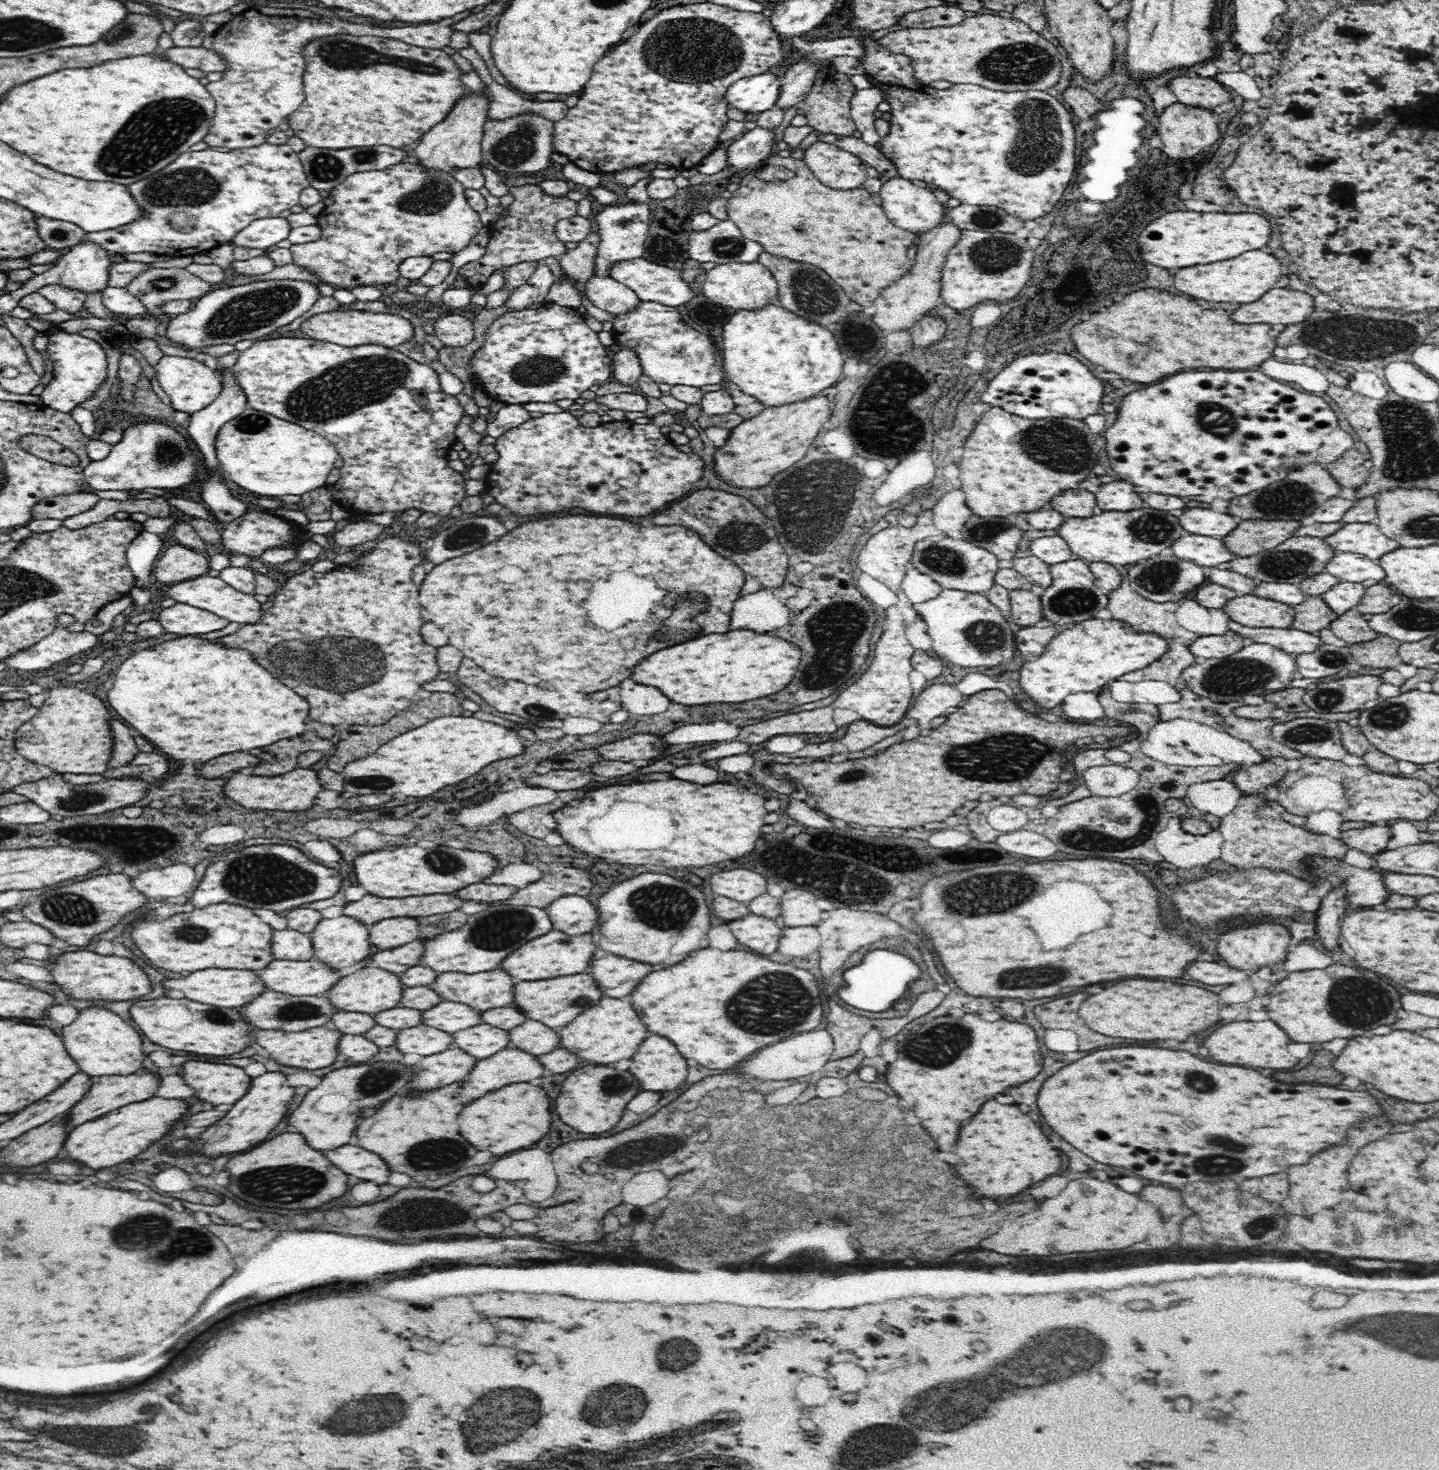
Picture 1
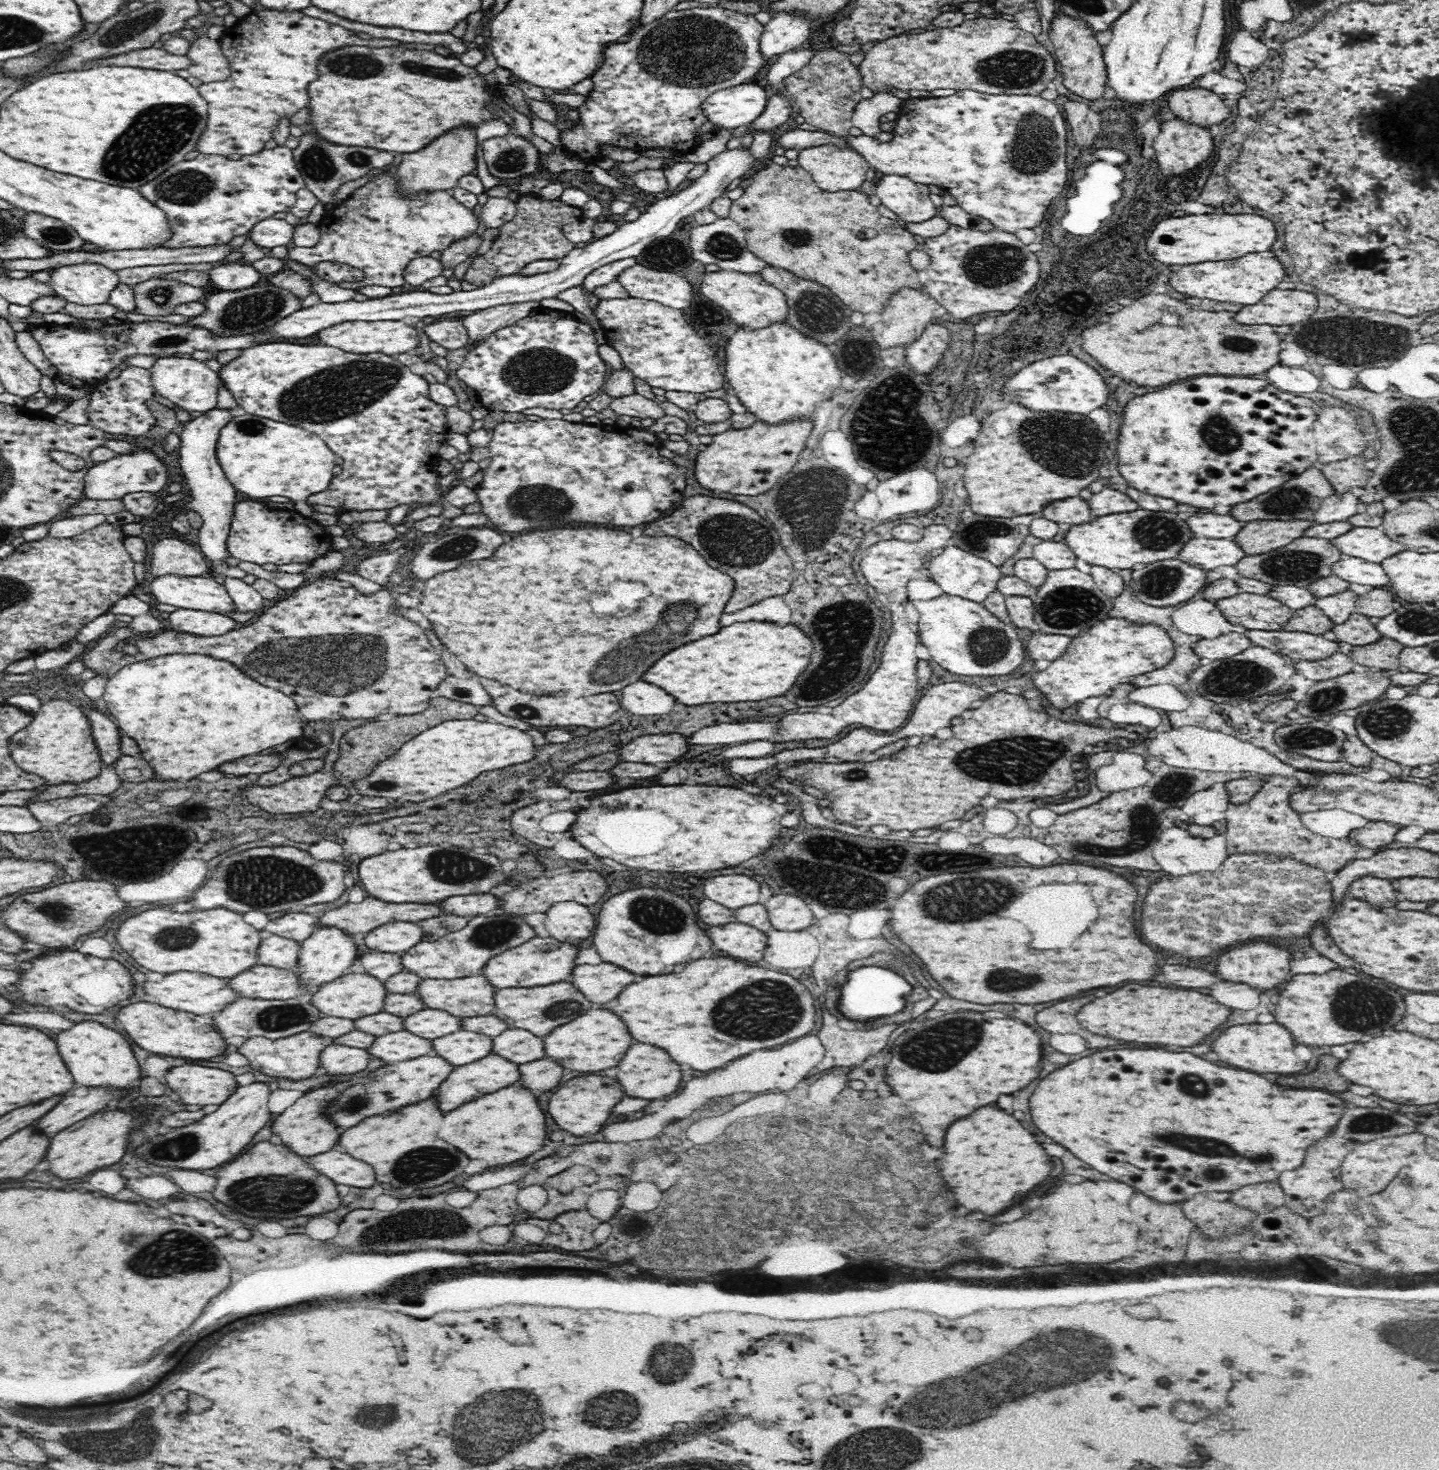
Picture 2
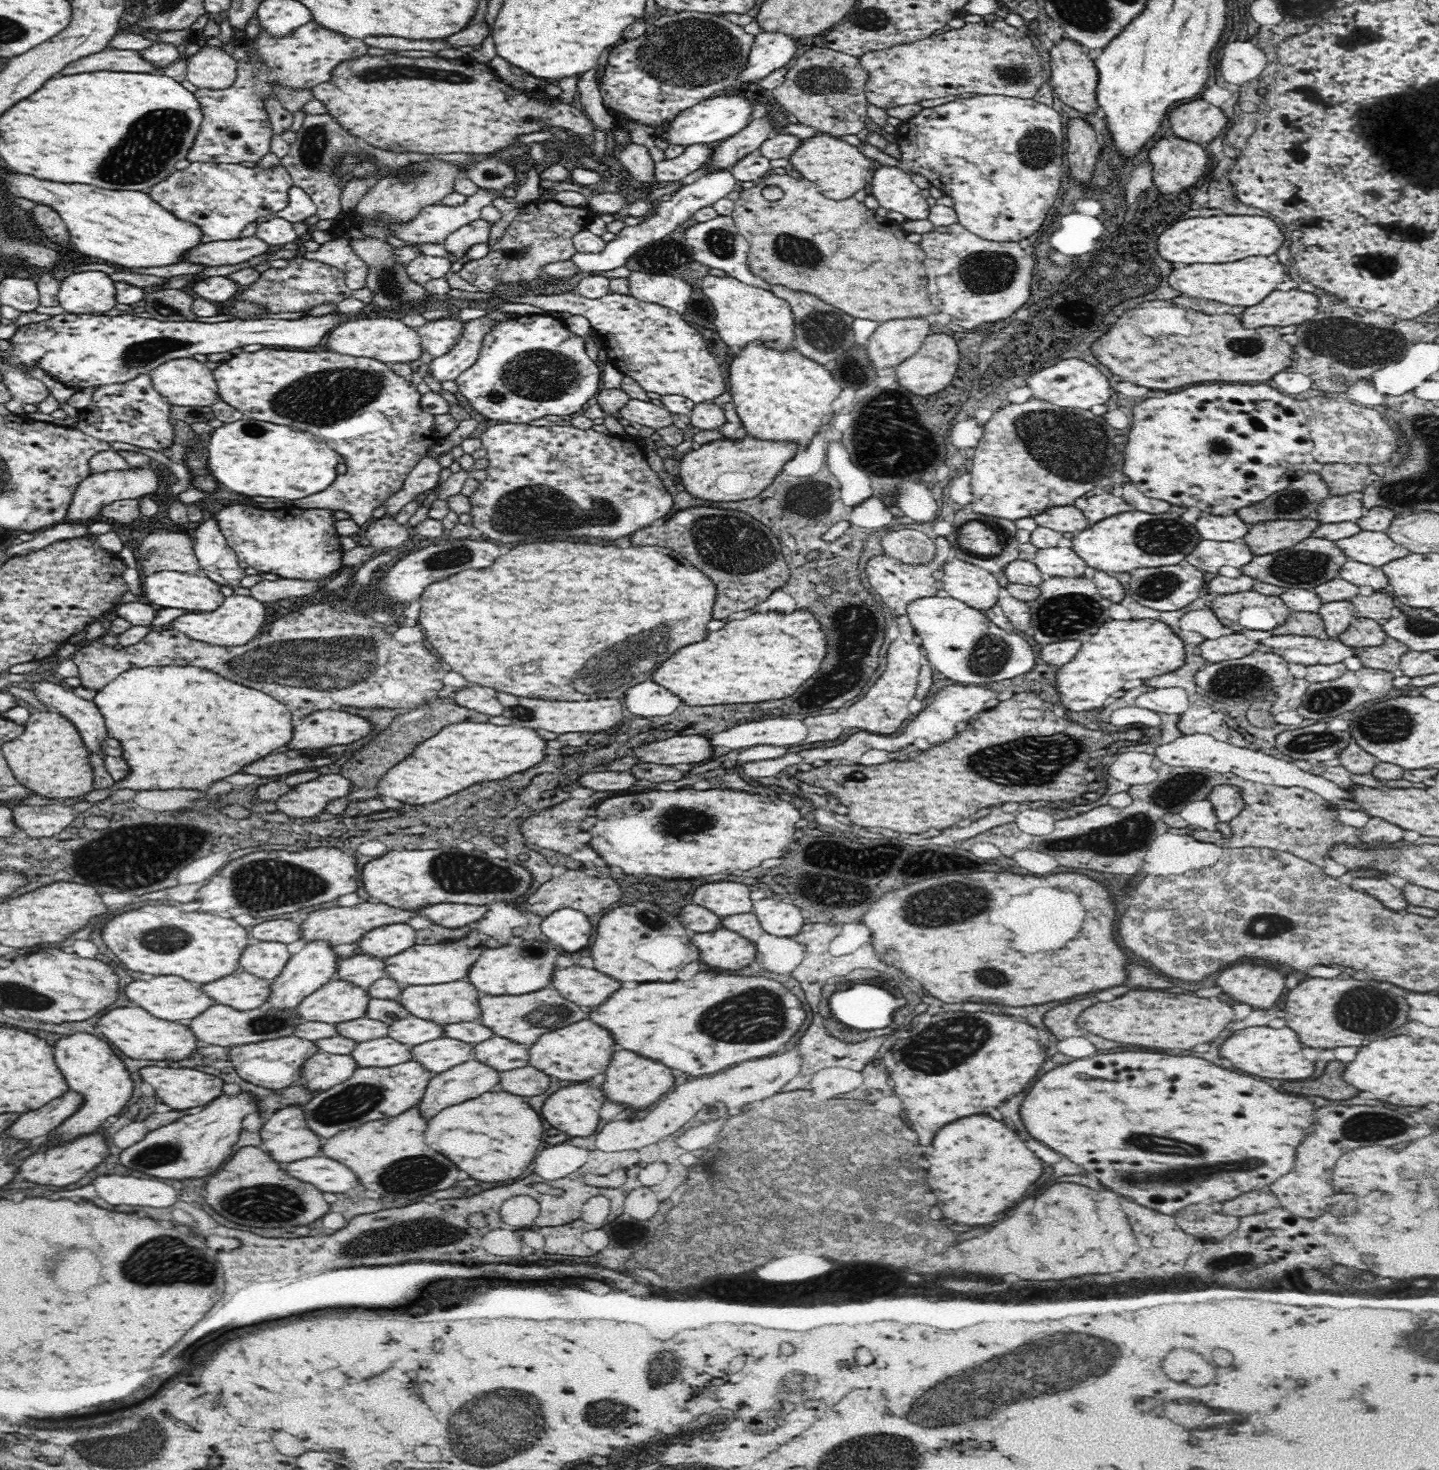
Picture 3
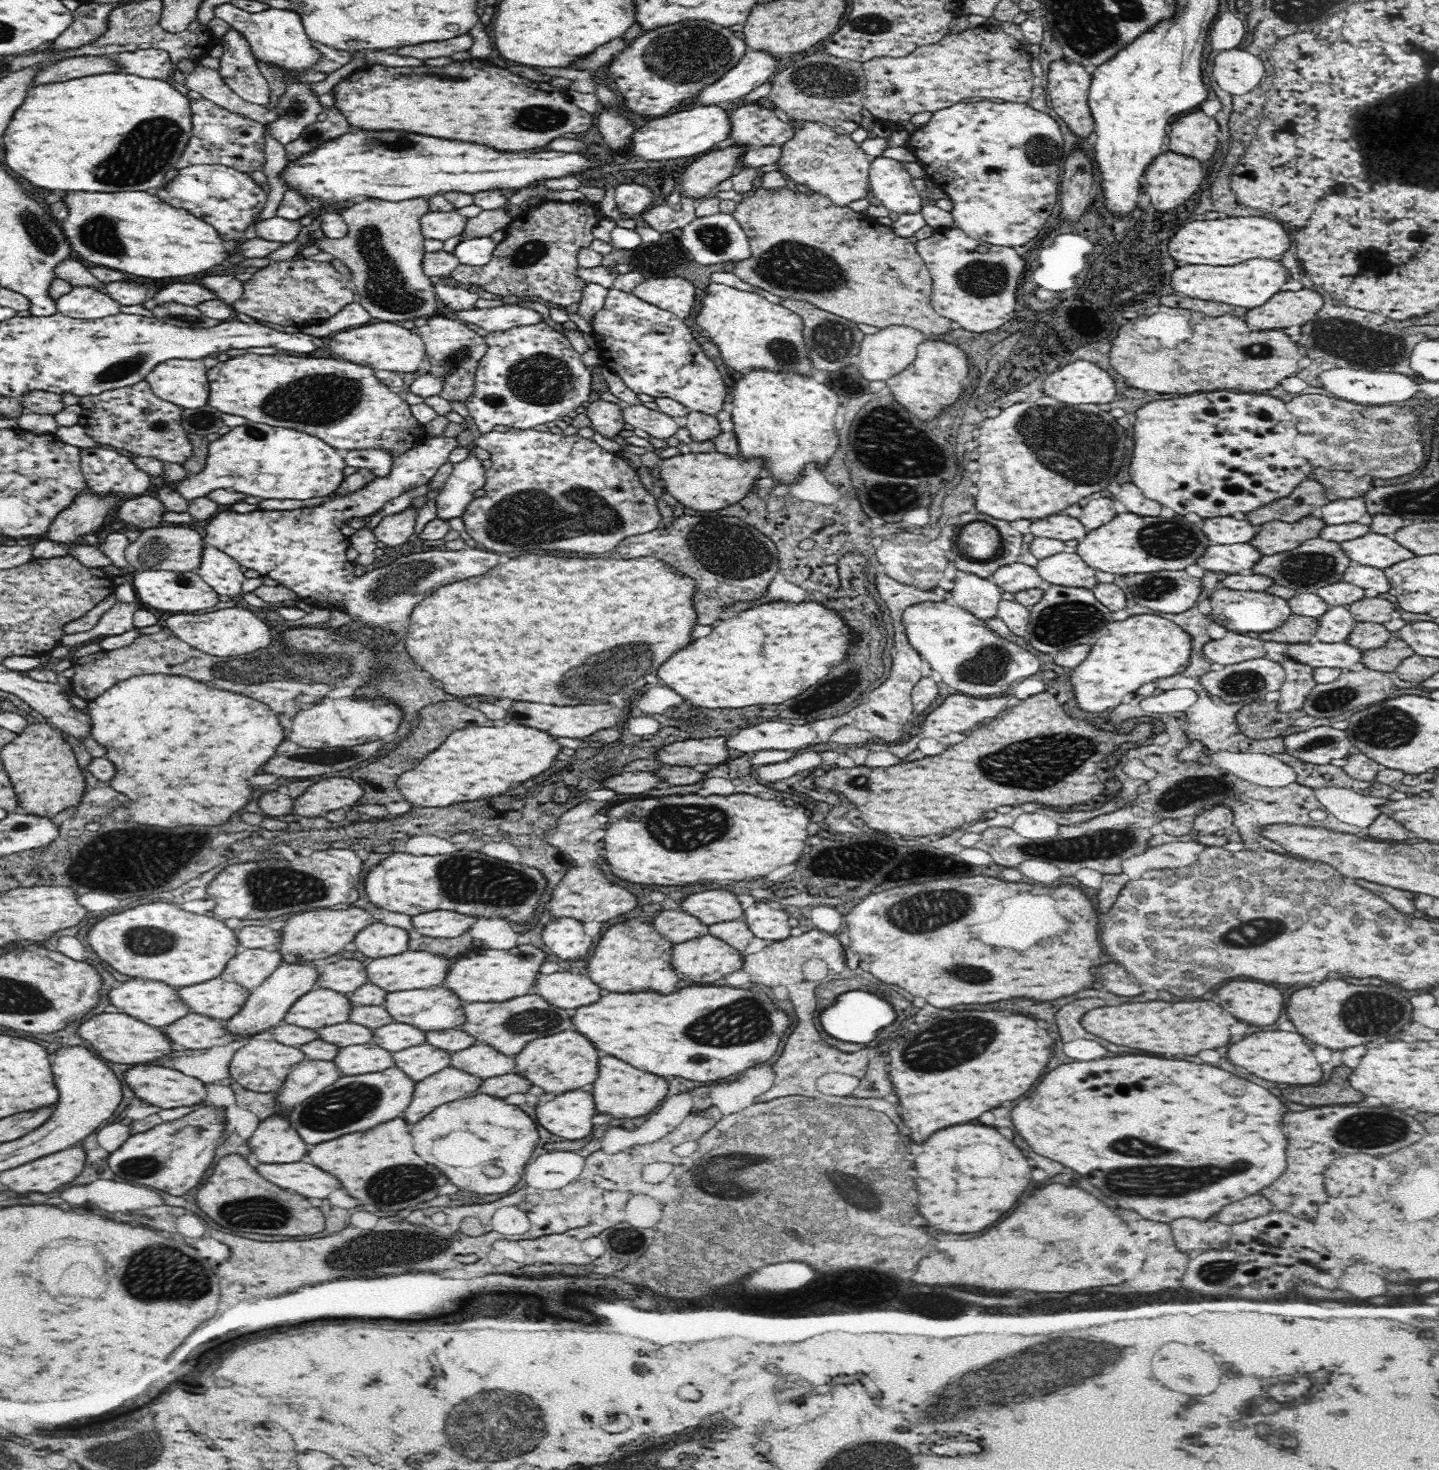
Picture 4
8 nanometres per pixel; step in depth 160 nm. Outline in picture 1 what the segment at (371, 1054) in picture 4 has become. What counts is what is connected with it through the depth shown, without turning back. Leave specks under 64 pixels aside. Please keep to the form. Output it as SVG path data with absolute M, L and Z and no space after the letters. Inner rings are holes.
M420 1023L412 1028L399 1030L393 1045L402 1054L430 1056L452 1047L454 1035L444 1029L432 1028L431 1025Z

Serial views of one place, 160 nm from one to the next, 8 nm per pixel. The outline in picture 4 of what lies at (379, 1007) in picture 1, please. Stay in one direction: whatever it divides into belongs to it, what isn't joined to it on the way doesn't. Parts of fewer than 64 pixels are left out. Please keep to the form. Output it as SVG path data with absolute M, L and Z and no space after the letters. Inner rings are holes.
M320 986L298 998L283 1022L317 1030L348 1021L352 1007L346 993Z

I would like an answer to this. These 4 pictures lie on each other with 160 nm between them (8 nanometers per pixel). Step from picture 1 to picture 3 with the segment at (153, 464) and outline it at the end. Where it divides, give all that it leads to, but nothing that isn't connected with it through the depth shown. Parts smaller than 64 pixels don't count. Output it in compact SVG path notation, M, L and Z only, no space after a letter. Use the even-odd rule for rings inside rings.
M137 467L126 470L110 470L90 474L83 482L80 482L72 500L71 510L67 512L65 522L70 524L91 524L92 518L96 518L104 506L120 500L138 500L158 490L158 476L148 467Z

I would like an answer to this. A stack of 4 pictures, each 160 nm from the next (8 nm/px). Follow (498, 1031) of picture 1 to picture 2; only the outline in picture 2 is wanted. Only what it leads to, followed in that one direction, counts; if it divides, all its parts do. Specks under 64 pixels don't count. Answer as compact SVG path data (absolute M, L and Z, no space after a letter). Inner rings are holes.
M460 1029L434 1041L434 1053L446 1057L451 1064L464 1066L488 1056L494 1048L494 1038L486 1033Z

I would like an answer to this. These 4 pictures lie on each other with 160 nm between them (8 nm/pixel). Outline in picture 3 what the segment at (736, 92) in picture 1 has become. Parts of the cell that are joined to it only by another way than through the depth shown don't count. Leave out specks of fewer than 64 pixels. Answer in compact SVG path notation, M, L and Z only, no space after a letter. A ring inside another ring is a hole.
M740 96L709 98L692 105L686 111L679 112L675 122L668 124L665 133L659 134L659 136L672 146L674 144L683 147L692 146L692 144L717 145L749 126L750 112L752 112L752 108L746 98L740 98Z

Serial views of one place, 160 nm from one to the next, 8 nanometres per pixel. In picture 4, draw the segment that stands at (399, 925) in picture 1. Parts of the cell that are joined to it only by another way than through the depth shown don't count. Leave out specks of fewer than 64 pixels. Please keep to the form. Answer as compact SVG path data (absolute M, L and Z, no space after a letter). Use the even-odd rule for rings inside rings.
M372 924L363 928L356 936L354 944L364 956L376 959L394 956L408 950L410 932L386 926L386 924Z

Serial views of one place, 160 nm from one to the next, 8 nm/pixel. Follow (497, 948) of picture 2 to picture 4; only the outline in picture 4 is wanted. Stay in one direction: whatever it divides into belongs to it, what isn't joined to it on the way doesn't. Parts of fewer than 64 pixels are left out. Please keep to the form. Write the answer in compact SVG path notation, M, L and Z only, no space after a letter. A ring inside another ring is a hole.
M405 950L401 954L376 958L365 967L368 983L383 988L385 992L400 992L412 989L430 989L445 984L449 973L450 964L454 958L442 958L442 954L424 952L424 950Z

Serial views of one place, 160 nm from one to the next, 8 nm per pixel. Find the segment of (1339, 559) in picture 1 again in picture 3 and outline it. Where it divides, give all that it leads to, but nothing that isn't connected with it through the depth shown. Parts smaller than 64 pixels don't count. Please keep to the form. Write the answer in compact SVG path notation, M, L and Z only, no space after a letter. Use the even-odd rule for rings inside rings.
M1350 559L1342 565L1339 576L1356 586L1372 586L1375 591L1389 589L1389 580L1381 567L1370 566Z

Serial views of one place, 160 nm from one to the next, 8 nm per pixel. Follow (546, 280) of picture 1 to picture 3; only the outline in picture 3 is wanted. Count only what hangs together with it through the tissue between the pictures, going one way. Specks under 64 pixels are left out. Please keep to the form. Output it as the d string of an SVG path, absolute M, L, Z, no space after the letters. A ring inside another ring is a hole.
M489 310L488 313L487 318L463 323L462 338L454 345L454 348L442 356L433 358L429 372L438 382L455 380L461 372L470 368L478 358L484 335L487 335L489 330L499 322L510 319L509 316L512 315L499 310Z

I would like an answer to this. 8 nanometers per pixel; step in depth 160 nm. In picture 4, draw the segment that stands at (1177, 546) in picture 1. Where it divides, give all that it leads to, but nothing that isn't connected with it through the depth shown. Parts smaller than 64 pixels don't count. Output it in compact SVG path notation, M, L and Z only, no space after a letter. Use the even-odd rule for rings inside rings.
M1249 543L1234 545L1213 545L1196 560L1204 570L1218 572L1221 575L1249 573L1252 566L1263 554Z

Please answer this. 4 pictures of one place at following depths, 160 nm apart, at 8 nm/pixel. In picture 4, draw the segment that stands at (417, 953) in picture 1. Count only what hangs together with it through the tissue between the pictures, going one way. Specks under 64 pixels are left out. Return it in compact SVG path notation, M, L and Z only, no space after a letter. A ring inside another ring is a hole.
M342 959L335 964L322 963L316 988L324 986L347 993L366 983L368 983L368 975L366 975L364 964L354 959Z

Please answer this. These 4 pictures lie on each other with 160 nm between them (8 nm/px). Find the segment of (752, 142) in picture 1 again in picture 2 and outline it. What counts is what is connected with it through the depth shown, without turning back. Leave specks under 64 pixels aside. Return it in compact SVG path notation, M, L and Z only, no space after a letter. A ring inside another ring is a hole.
M736 148L736 149L726 149L724 152L720 152L718 156L714 156L712 160L707 162L706 172L697 178L695 181L687 187L678 191L675 195L670 195L663 199L657 200L651 206L649 206L646 212L642 213L639 218L635 221L628 221L623 225L620 225L612 234L604 236L601 239L592 240L591 243L587 244L583 248L574 247L564 258L560 259L560 267L553 272L544 272L544 274L538 274L536 276L518 276L509 275L501 276L500 278L494 279L490 284L483 286L482 288L476 288L474 290L463 290L453 291L450 294L436 294L423 289L407 289L400 294L391 294L382 298L366 299L364 302L358 302L357 300L351 299L345 302L339 303L316 303L315 305L300 309L299 311L293 312L291 315L285 316L282 320L274 326L264 330L266 334L270 334L273 339L284 340L288 338L308 338L309 336L314 336L316 332L320 332L321 329L328 328L334 324L340 324L344 321L350 320L364 320L364 321L380 321L380 320L402 320L405 316L414 316L414 318L424 318L425 316L436 316L436 317L453 317L458 312L476 312L485 308L490 308L492 306L498 306L500 304L514 304L516 302L539 302L544 300L544 298L554 298L560 292L572 288L572 286L580 286L583 284L583 280L586 278L590 272L597 270L598 268L604 267L605 264L610 264L610 262L616 262L616 260L622 260L622 258L636 258L642 251L649 246L650 243L658 238L665 239L669 237L674 230L677 230L679 222L693 215L699 210L706 209L708 204L712 204L716 198L725 196L726 188L732 180L740 178L746 174L746 170L752 168L755 162L755 155L752 153L750 148Z

